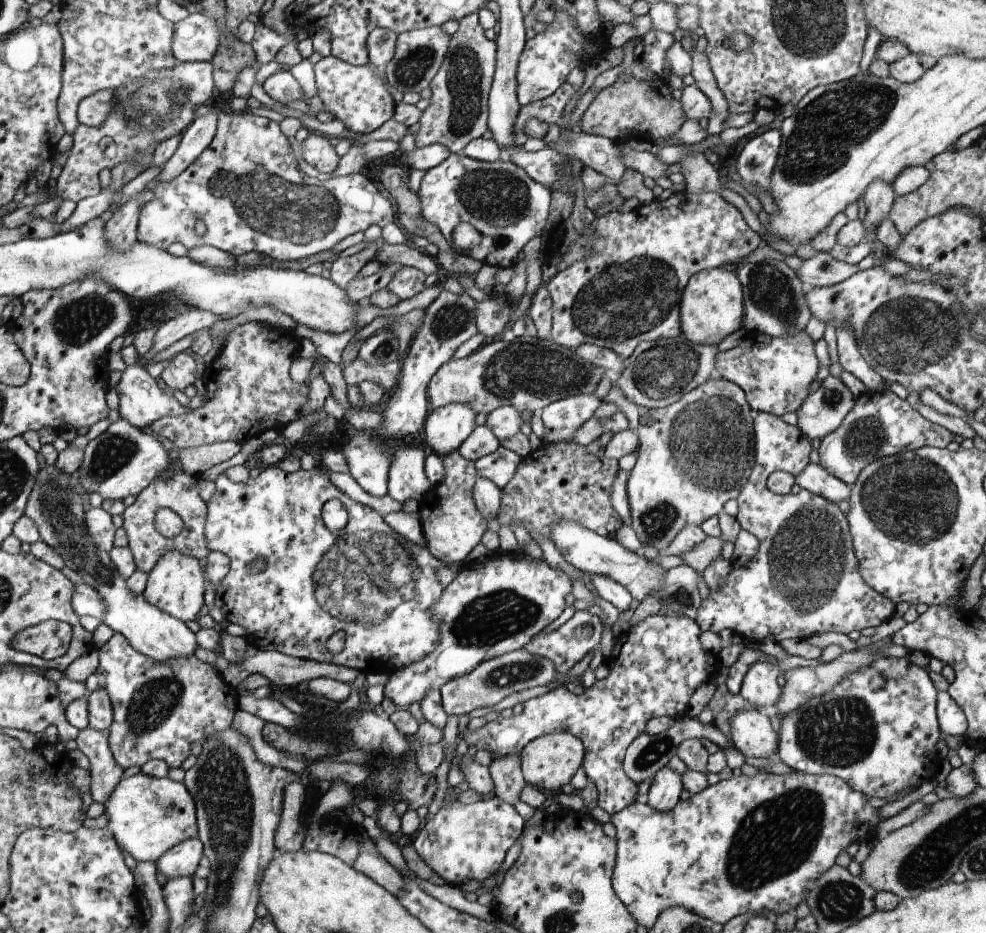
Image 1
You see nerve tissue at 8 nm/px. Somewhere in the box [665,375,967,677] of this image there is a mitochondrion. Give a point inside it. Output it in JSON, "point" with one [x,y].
{"point":[913,500]}

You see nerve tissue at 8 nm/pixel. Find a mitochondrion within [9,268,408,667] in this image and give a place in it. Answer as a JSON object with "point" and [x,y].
{"point":[61,520]}

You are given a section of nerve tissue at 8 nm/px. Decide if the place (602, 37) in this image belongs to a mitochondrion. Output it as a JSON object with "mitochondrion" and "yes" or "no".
{"mitochondrion":"no"}

